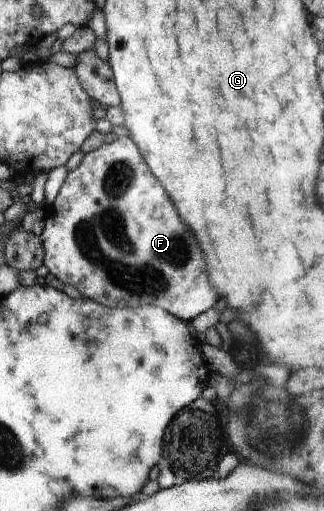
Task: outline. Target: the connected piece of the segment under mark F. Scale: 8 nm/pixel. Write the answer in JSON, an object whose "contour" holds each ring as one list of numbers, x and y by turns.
{"contour":[[119,136,85,154,79,167,68,171,48,211,43,233,39,235,44,248,42,265,59,281,72,285,82,297,107,307,121,307,125,303,127,307,157,306,183,321,191,321,215,305,217,293,209,285,195,235,181,223,173,203,151,175,129,136]]}

